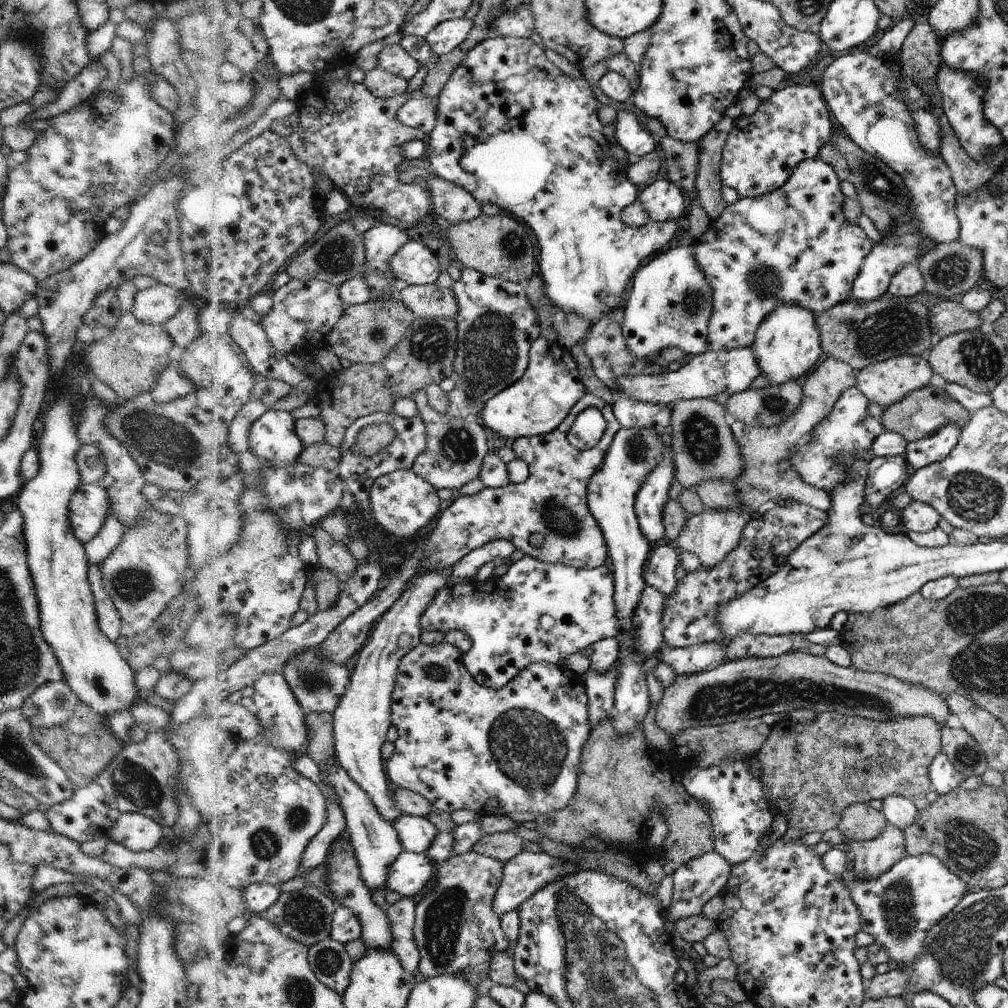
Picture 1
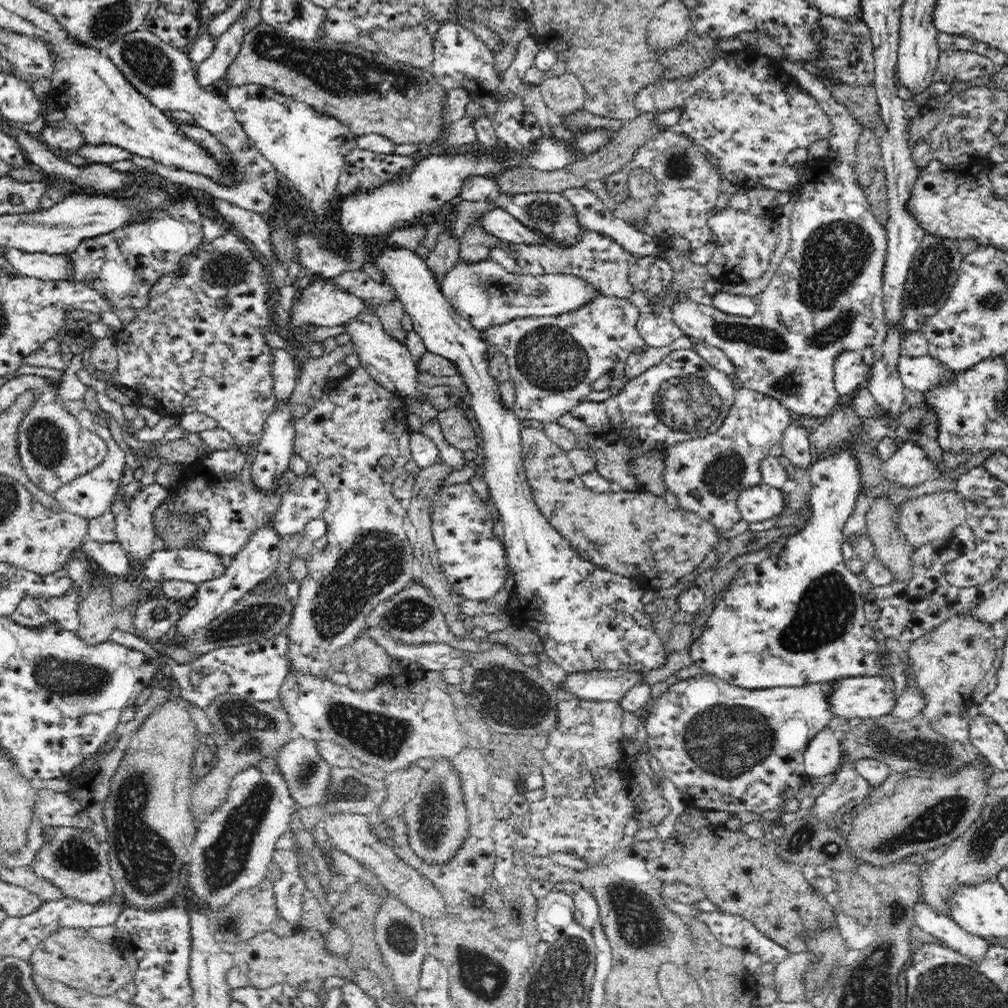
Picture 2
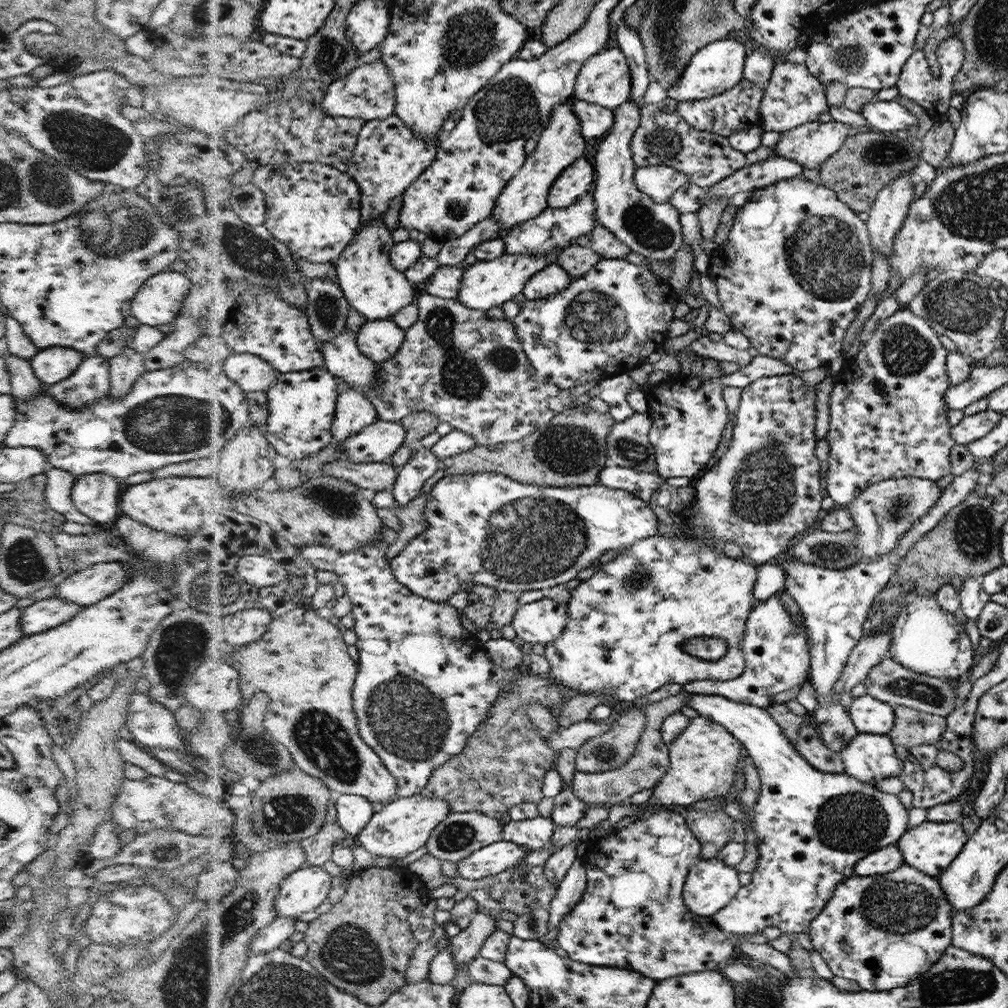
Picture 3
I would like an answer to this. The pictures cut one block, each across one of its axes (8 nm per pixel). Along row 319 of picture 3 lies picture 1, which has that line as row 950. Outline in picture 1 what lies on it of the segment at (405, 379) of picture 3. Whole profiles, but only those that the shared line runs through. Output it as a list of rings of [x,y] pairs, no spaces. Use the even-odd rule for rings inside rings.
[[[468,851],[440,864],[438,878],[417,906],[414,936],[420,948],[421,978],[460,974],[479,987],[488,978],[494,952],[510,948],[510,940],[494,912],[494,898],[504,876],[504,863],[490,855]]]

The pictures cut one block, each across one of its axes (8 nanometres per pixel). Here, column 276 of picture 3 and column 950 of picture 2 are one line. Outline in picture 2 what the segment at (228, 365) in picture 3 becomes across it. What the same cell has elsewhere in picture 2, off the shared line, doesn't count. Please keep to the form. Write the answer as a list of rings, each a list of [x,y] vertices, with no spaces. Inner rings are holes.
[[[930,353],[924,356],[903,355],[899,362],[900,376],[906,388],[926,395],[938,387],[951,385],[957,373]]]

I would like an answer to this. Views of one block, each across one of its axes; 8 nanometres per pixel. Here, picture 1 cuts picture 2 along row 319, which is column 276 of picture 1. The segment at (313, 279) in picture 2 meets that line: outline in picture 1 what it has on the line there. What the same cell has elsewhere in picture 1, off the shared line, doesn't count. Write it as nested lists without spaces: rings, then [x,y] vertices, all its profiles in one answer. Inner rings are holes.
[[[291,279],[287,285],[273,292],[273,298],[273,311],[261,321],[277,352],[300,355],[330,349],[331,335],[348,308],[342,299],[340,287],[321,279],[310,282]]]

